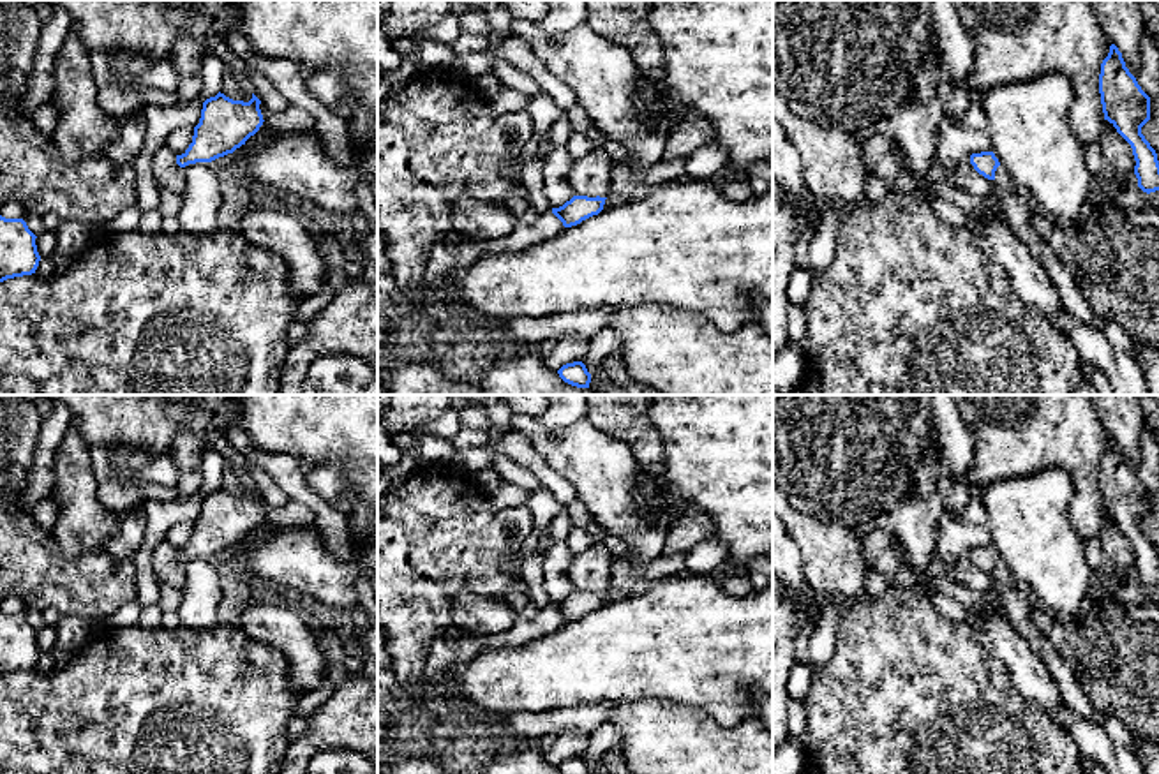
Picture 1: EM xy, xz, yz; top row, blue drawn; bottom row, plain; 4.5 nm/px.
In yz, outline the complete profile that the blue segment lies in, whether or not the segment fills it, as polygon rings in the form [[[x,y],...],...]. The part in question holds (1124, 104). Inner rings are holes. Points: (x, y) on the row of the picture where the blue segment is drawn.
[[[1115,44],[1110,46],[1110,53],[1101,63],[1099,93],[1104,120],[1133,148],[1138,187],[1147,194],[1159,190],[1157,153],[1141,134],[1141,127],[1150,120],[1150,97],[1129,72]]]

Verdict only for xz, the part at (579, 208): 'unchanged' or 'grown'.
unchanged

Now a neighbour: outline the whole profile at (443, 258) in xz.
[[[542,212],[535,224],[517,224],[512,234],[499,240],[467,242],[459,247],[450,247],[443,242],[434,243],[425,264],[425,279],[420,294],[430,293],[443,282],[446,273],[475,264],[483,254],[522,250],[533,243],[552,240],[563,227],[565,226],[552,212]]]

